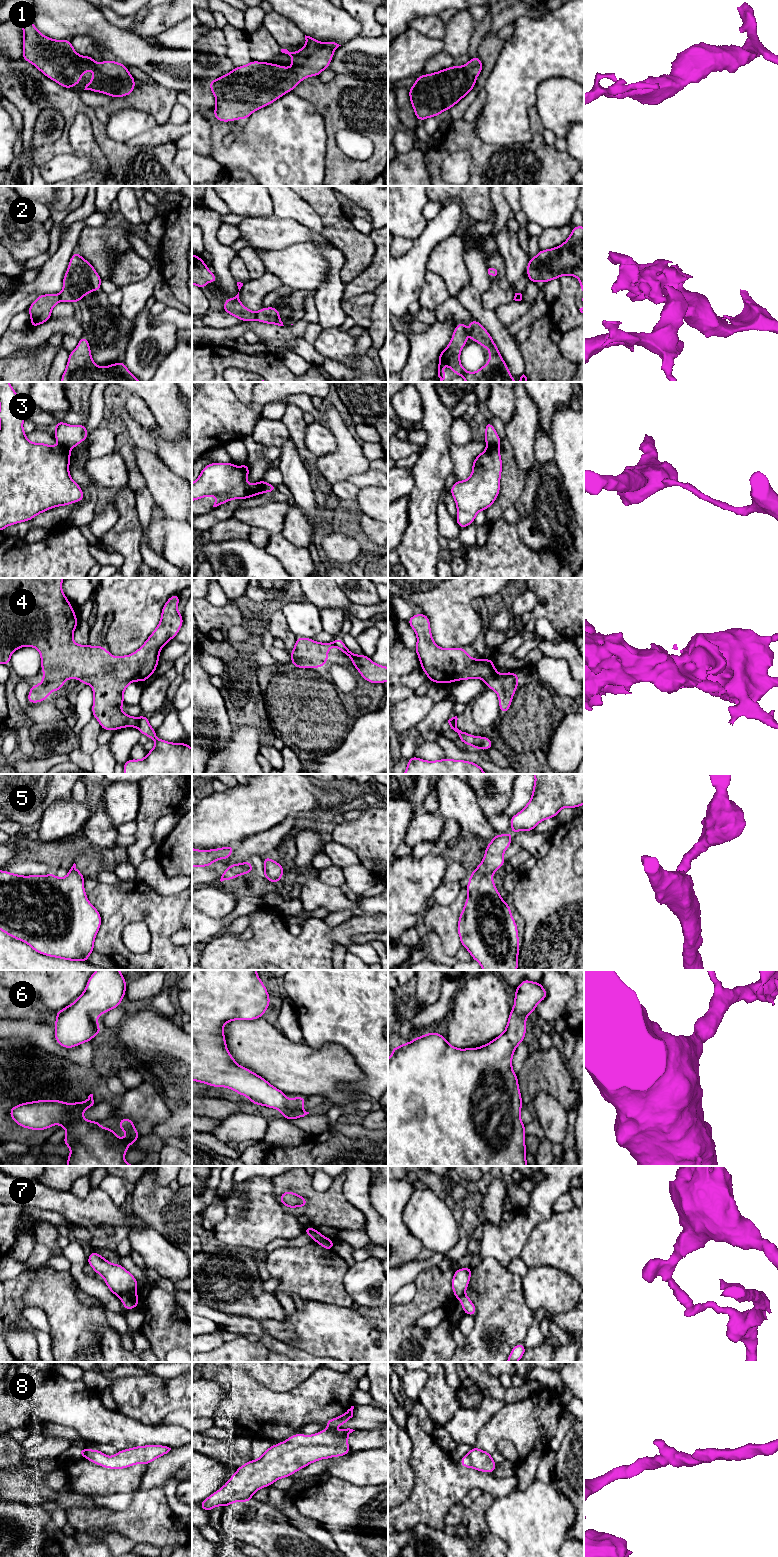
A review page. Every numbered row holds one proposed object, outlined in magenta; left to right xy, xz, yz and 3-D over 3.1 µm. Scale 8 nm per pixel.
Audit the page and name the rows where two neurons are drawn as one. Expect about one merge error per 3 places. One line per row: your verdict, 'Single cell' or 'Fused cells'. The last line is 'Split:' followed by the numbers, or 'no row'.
1: Single cell
2: Fused cells
3: Fused cells
4: Fused cells
5: Single cell
6: Single cell
7: Fused cells
8: Single cell
Split: 2, 3, 4, 7

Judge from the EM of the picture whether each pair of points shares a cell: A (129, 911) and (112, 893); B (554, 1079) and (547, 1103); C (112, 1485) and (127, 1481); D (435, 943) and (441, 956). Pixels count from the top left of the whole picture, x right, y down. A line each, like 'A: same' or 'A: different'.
A: same
B: different
C: same
D: same

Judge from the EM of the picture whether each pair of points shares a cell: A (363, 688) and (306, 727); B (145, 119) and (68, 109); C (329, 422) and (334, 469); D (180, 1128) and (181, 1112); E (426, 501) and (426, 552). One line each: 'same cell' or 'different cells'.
A: same cell
B: different cells
C: same cell
D: same cell
E: same cell

